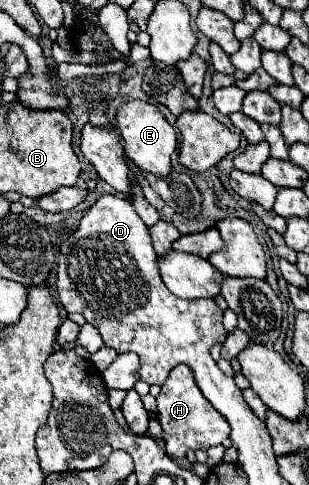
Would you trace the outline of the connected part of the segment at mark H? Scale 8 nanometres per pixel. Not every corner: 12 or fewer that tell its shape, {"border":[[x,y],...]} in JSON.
{"border":[[175,367],[157,397],[165,453],[185,457],[229,437],[227,419]]}

